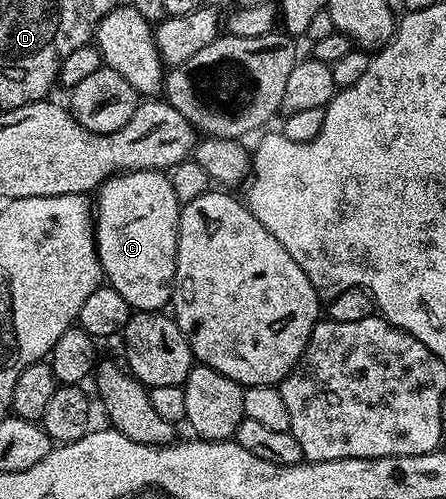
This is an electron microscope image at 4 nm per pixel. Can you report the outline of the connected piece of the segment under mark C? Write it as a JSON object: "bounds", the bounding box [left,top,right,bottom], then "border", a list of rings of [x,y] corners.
{"bounds":[94,170,181,311],"border":[[[163,170],[116,174],[95,191],[94,225],[100,266],[107,285],[113,286],[133,311],[163,311],[172,301],[181,205],[174,196],[174,184]]]}

